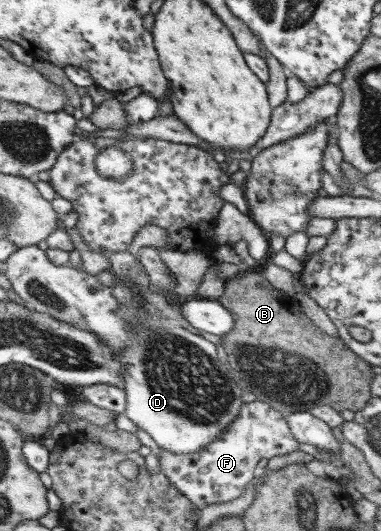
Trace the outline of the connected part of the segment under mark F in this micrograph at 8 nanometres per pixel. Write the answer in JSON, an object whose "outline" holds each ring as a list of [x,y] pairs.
{"outline":[[[255,400],[244,403],[241,415],[232,423],[231,428],[212,441],[207,448],[198,453],[170,453],[160,448],[158,459],[162,473],[189,499],[203,510],[212,504],[222,504],[239,499],[246,485],[259,472],[260,459],[272,459],[278,455],[288,455],[300,447],[300,440],[290,428],[287,415],[272,408],[270,404]]]}

